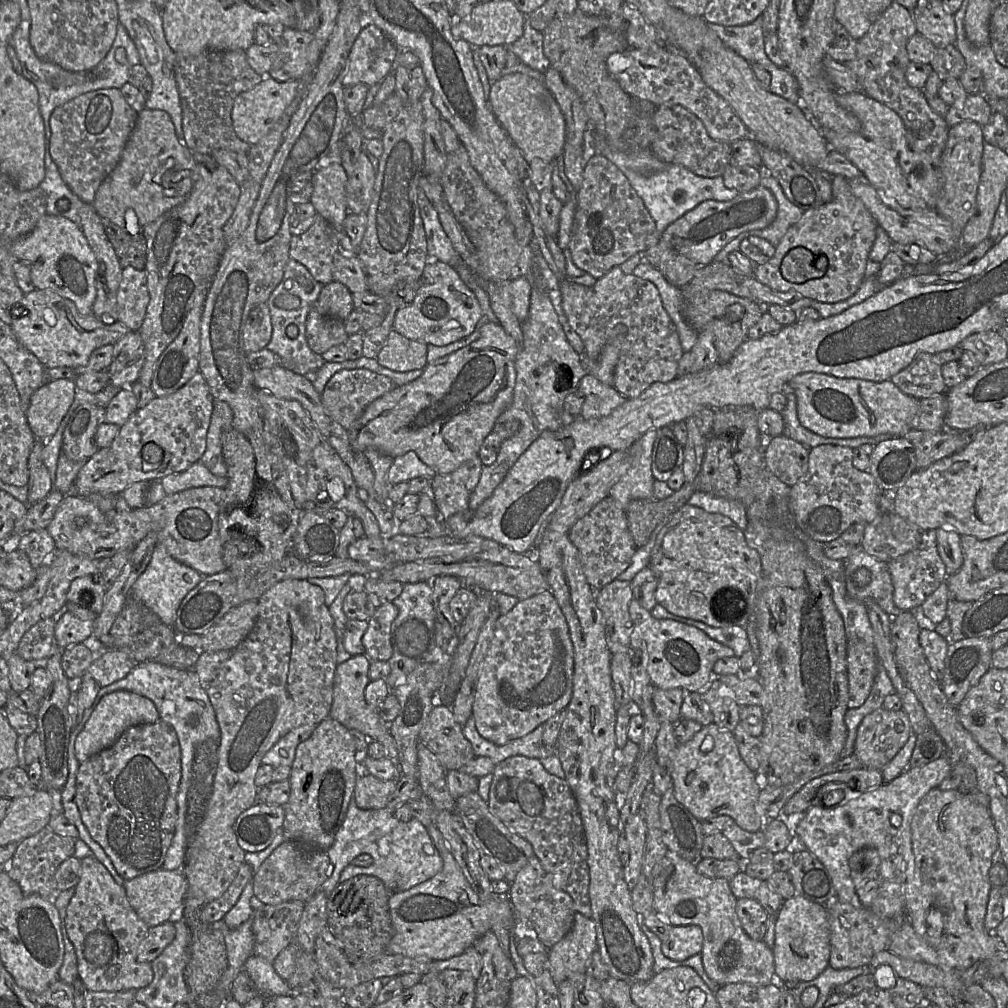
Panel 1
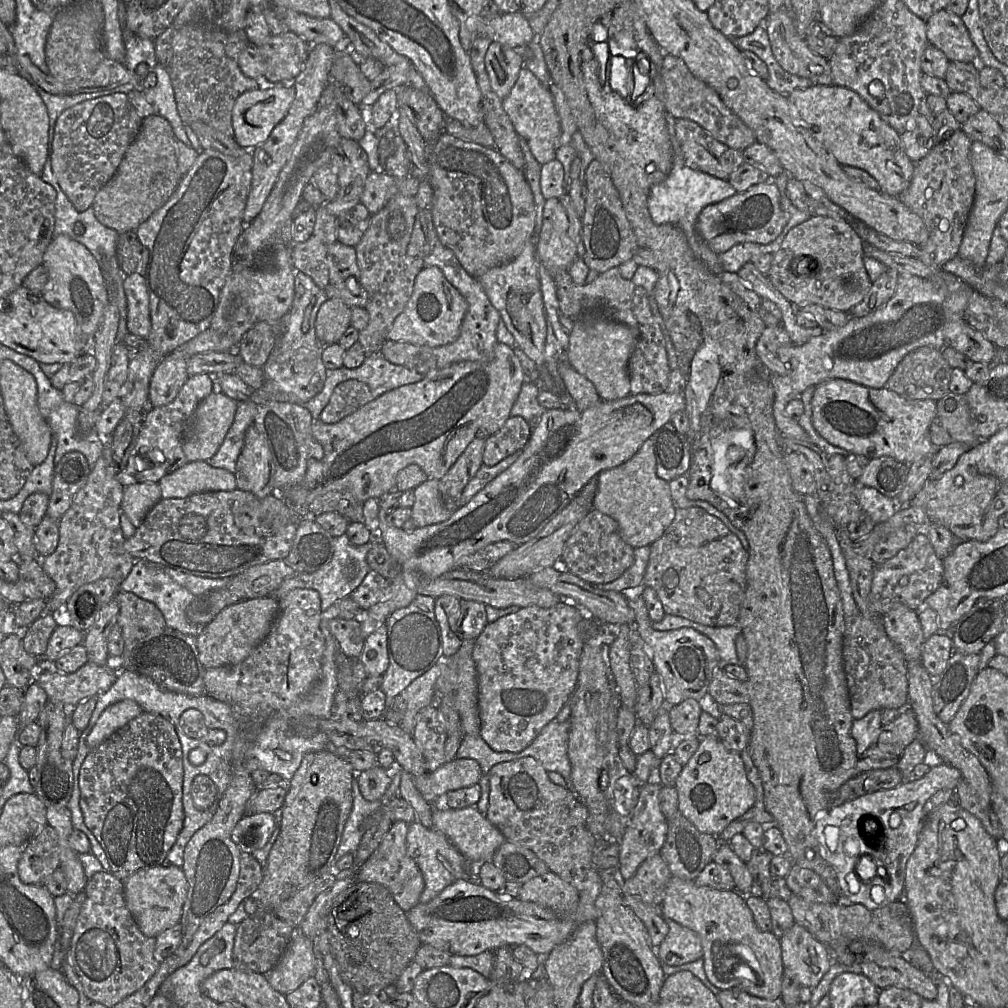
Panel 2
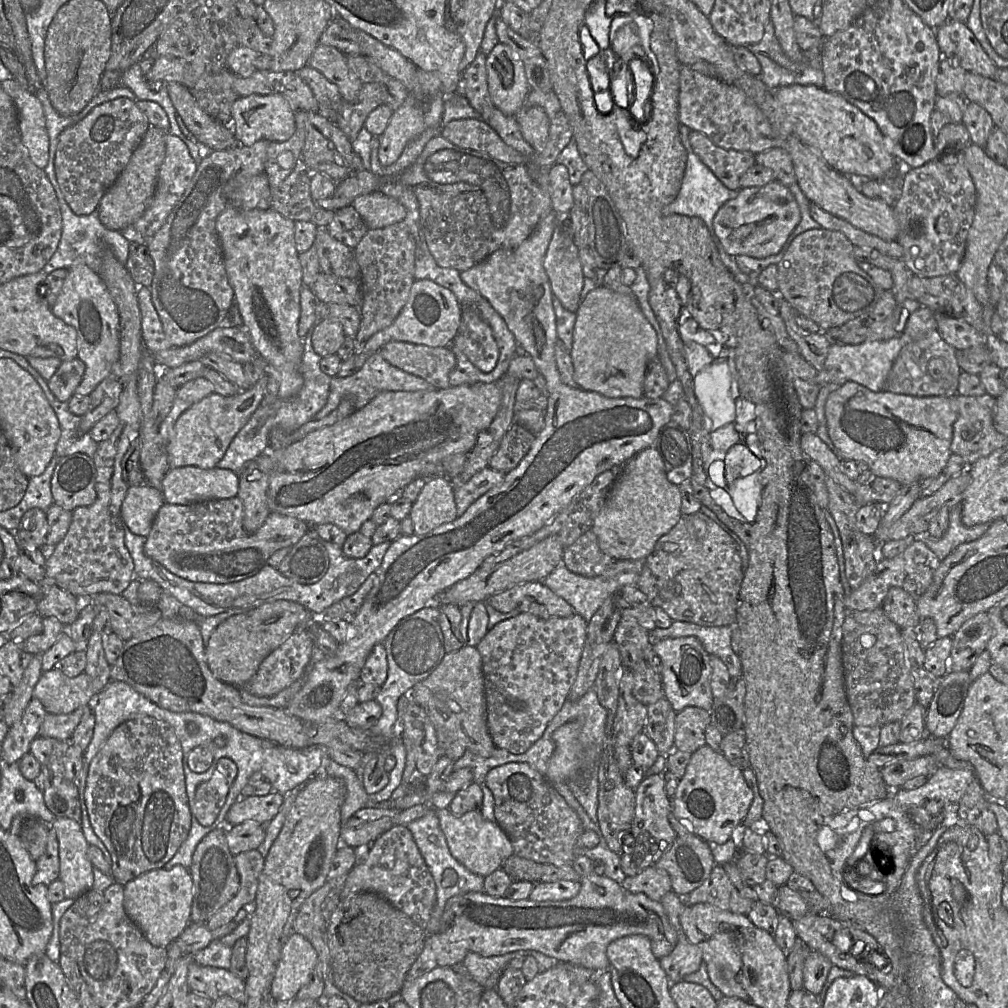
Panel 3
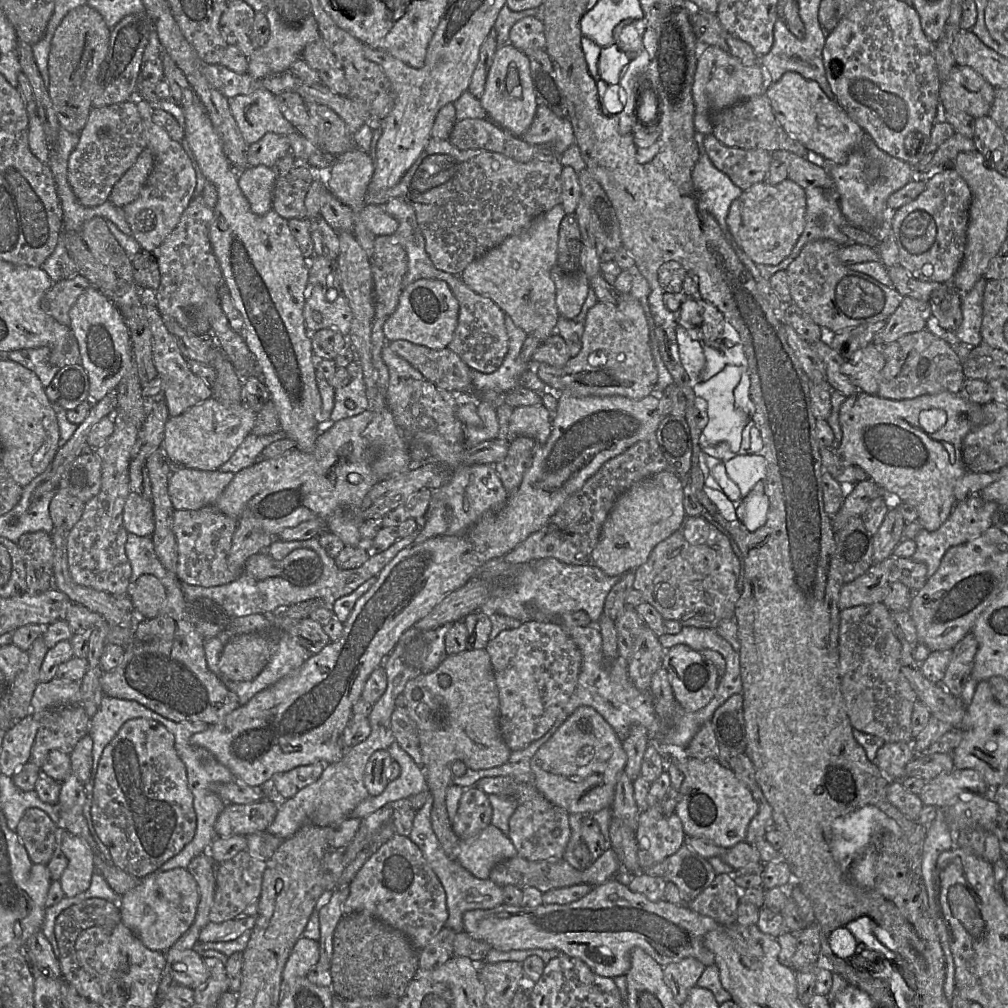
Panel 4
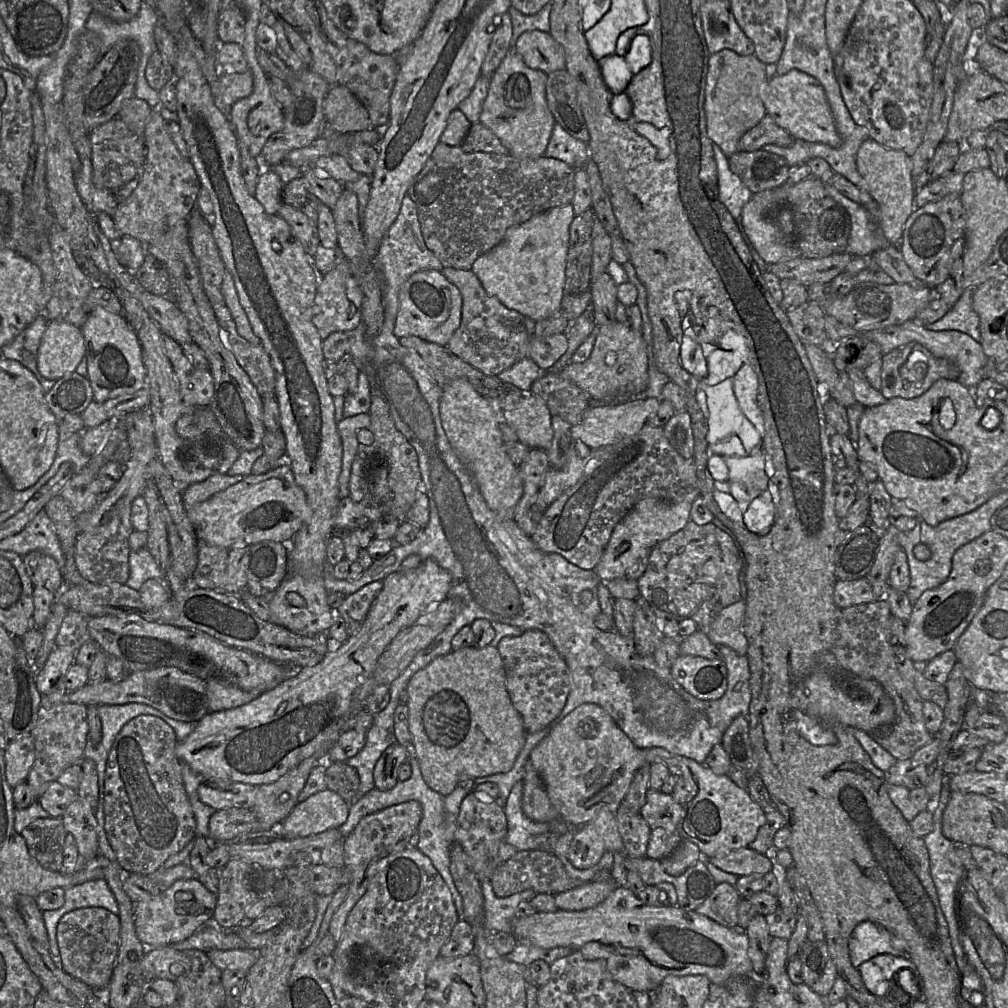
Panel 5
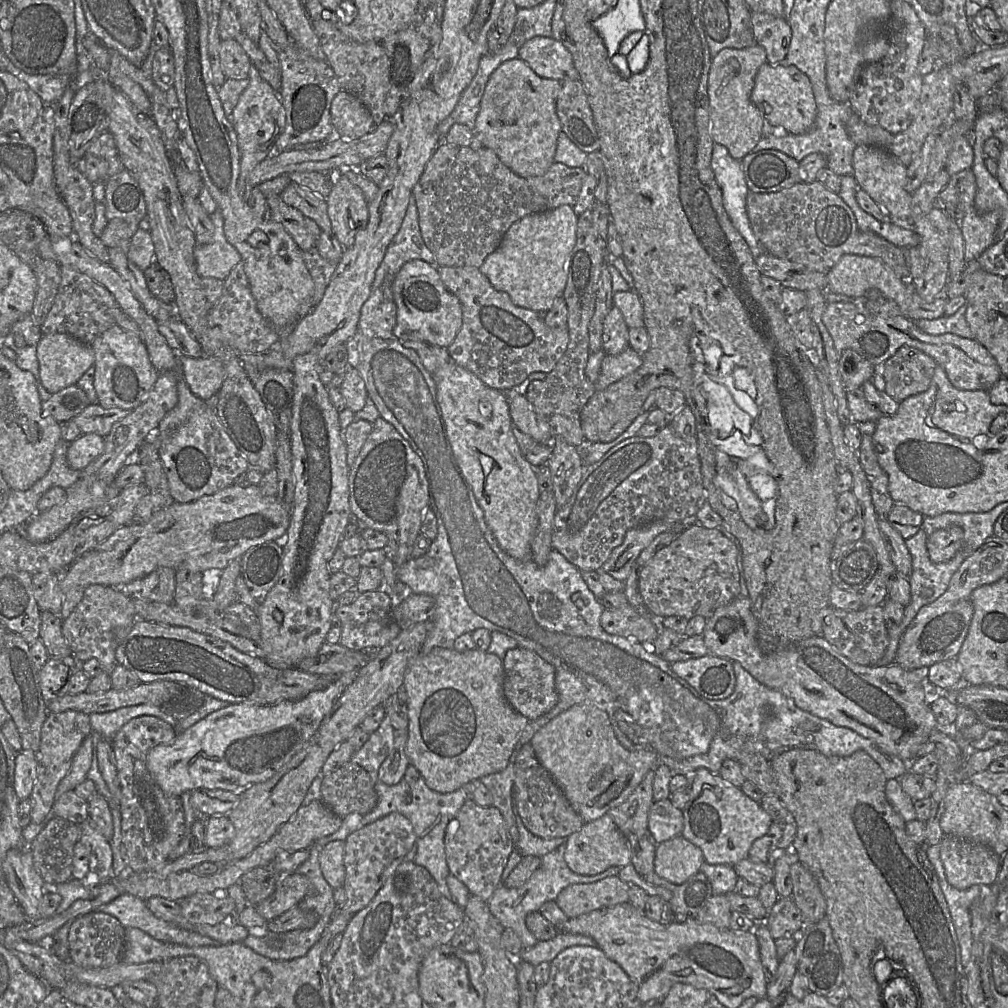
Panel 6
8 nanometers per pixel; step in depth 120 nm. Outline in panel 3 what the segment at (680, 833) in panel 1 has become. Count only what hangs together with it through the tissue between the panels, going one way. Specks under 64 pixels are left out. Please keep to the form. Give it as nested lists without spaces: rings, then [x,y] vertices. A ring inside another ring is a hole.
[[[677,837],[673,845],[655,863],[670,876],[672,891],[686,897],[710,875],[715,860],[711,845],[704,839]]]

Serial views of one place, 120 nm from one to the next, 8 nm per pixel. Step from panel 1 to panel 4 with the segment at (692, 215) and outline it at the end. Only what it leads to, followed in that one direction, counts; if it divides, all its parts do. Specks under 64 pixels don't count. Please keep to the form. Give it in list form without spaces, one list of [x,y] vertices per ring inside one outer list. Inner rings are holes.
[[[786,179],[778,184],[757,183],[730,205],[727,228],[744,253],[755,263],[776,266],[792,252],[806,224],[805,191]]]

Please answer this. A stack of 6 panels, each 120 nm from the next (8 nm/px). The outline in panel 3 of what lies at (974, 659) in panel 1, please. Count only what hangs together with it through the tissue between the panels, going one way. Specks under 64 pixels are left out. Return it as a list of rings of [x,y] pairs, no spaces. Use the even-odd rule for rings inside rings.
[[[949,670],[945,676],[936,680],[935,692],[925,718],[926,735],[947,739],[963,710],[970,685],[969,671]]]

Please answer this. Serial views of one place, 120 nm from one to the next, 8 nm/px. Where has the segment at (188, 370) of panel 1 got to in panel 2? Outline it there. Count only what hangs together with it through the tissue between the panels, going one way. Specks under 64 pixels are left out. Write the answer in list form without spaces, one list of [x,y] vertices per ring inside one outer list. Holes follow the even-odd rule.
[[[165,357],[155,369],[149,388],[149,401],[152,407],[171,403],[188,380],[187,362],[189,359]]]

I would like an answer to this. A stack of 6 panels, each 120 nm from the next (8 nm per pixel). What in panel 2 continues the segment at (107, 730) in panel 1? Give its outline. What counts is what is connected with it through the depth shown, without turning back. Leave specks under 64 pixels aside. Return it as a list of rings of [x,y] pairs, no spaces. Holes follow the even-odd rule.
[[[123,700],[108,706],[89,733],[87,745],[91,750],[97,748],[114,732],[143,712],[143,709],[132,700]]]

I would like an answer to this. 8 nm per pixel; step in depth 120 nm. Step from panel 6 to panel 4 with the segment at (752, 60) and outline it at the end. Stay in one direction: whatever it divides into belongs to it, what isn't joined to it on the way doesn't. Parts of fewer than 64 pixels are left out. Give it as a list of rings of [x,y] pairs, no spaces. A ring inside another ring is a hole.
[[[715,46],[702,47],[697,61],[694,76],[692,96],[695,106],[694,127],[698,134],[712,134],[710,116],[712,113],[730,107],[753,96],[764,94],[766,91],[762,65],[759,61],[746,66],[737,58]]]

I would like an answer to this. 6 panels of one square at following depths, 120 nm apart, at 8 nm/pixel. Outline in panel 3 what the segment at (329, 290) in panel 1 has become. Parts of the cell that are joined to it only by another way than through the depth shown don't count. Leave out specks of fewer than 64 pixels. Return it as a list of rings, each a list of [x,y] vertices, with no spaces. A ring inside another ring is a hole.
[[[336,318],[319,319],[313,326],[311,342],[321,357],[336,354],[345,340],[342,324]]]

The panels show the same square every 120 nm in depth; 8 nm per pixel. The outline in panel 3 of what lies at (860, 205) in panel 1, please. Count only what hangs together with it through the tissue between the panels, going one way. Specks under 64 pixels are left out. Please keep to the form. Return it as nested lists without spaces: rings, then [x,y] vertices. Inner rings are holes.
[[[825,228],[807,230],[797,235],[786,249],[777,267],[778,293],[792,309],[820,326],[822,330],[841,327],[848,321],[869,314],[878,303],[883,289],[867,275],[854,257],[855,246],[838,231]]]

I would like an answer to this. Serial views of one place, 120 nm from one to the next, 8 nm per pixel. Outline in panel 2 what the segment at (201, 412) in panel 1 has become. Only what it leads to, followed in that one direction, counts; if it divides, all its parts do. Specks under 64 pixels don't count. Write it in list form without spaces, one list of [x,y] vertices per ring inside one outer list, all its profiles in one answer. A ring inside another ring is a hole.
[[[208,374],[190,376],[169,404],[152,407],[145,415],[135,447],[125,467],[118,465],[117,479],[124,486],[142,482],[158,483],[165,475],[188,463],[183,443],[188,436],[199,403],[214,390],[214,378]]]

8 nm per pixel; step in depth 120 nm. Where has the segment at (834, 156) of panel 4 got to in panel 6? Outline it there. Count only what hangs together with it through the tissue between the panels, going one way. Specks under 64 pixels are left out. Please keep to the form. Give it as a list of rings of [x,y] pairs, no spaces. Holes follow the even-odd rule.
[[[764,63],[755,76],[751,101],[763,116],[767,128],[772,130],[803,134],[812,128],[816,118],[817,106],[811,82],[795,66]]]

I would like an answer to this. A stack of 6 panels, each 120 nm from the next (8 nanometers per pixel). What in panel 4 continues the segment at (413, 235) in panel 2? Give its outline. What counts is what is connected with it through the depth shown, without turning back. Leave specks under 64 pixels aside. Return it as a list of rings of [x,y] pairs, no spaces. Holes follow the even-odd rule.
[[[379,235],[375,237],[369,261],[374,281],[375,318],[389,317],[403,291],[402,280],[408,270],[406,251],[390,235]]]

